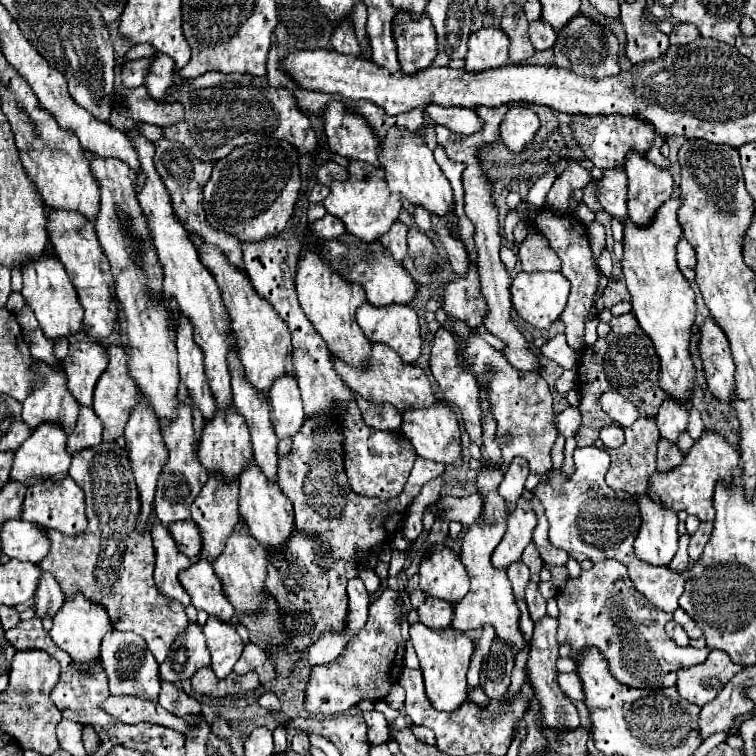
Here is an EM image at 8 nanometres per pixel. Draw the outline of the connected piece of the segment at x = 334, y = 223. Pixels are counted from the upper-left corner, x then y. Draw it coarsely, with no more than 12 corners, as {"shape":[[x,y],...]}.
{"shape":[[325,214],[311,224],[321,240],[341,238],[347,230],[339,218]]}

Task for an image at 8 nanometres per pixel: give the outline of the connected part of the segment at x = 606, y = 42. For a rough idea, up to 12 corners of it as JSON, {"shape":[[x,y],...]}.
{"shape":[[577,14],[555,40],[553,64],[579,76],[621,74],[619,38]]}

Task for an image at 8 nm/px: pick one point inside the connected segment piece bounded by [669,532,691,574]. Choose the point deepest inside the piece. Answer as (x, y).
(680, 563)

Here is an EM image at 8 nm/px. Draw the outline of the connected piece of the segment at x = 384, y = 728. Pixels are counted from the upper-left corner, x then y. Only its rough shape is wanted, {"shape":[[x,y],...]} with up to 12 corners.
{"shape":[[363,712],[371,746],[389,740],[387,718]]}

